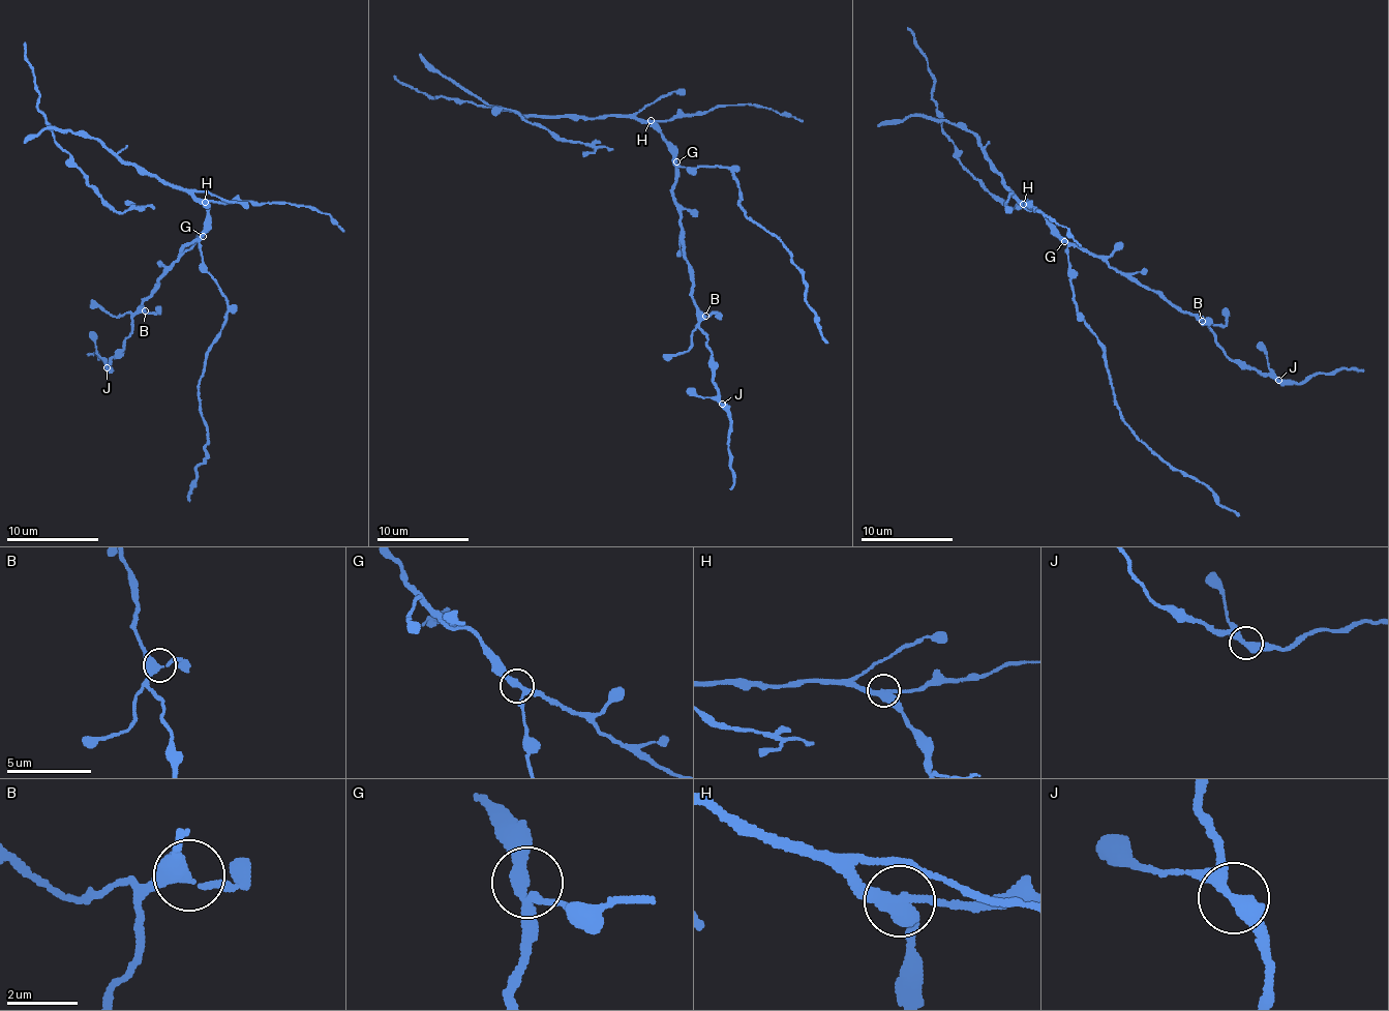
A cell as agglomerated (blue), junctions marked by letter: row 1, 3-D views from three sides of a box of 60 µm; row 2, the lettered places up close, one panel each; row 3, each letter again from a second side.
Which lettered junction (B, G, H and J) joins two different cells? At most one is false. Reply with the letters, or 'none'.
H

